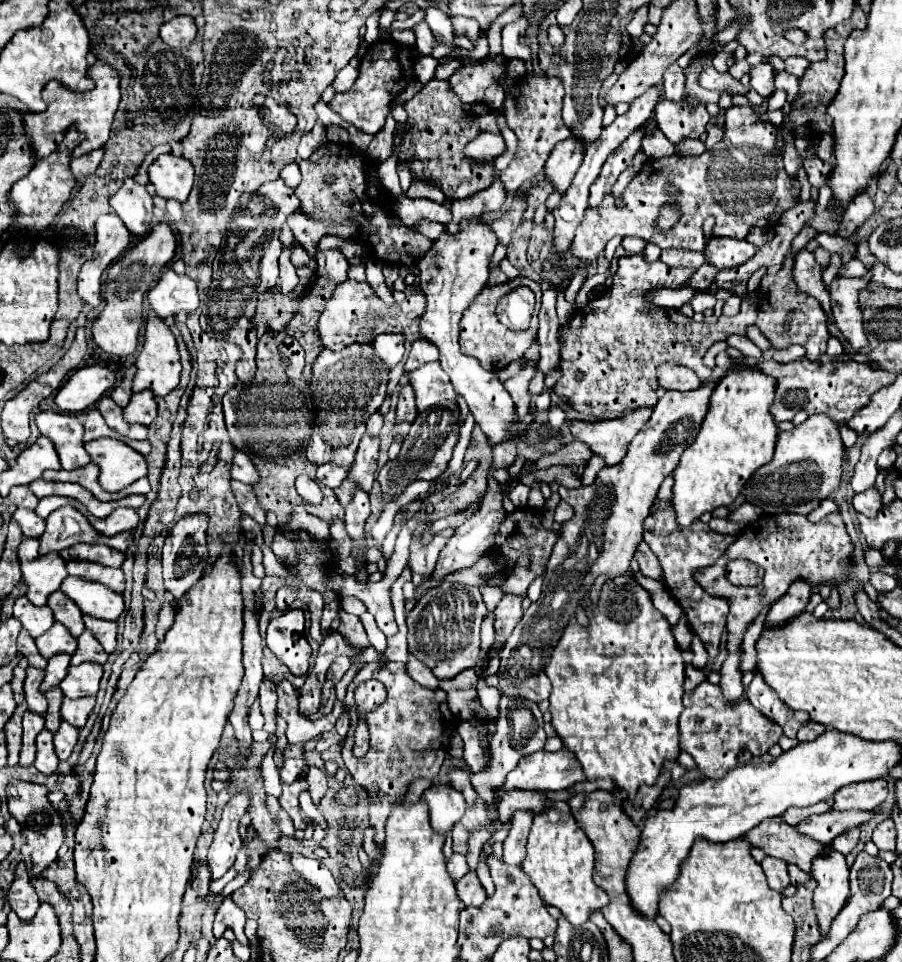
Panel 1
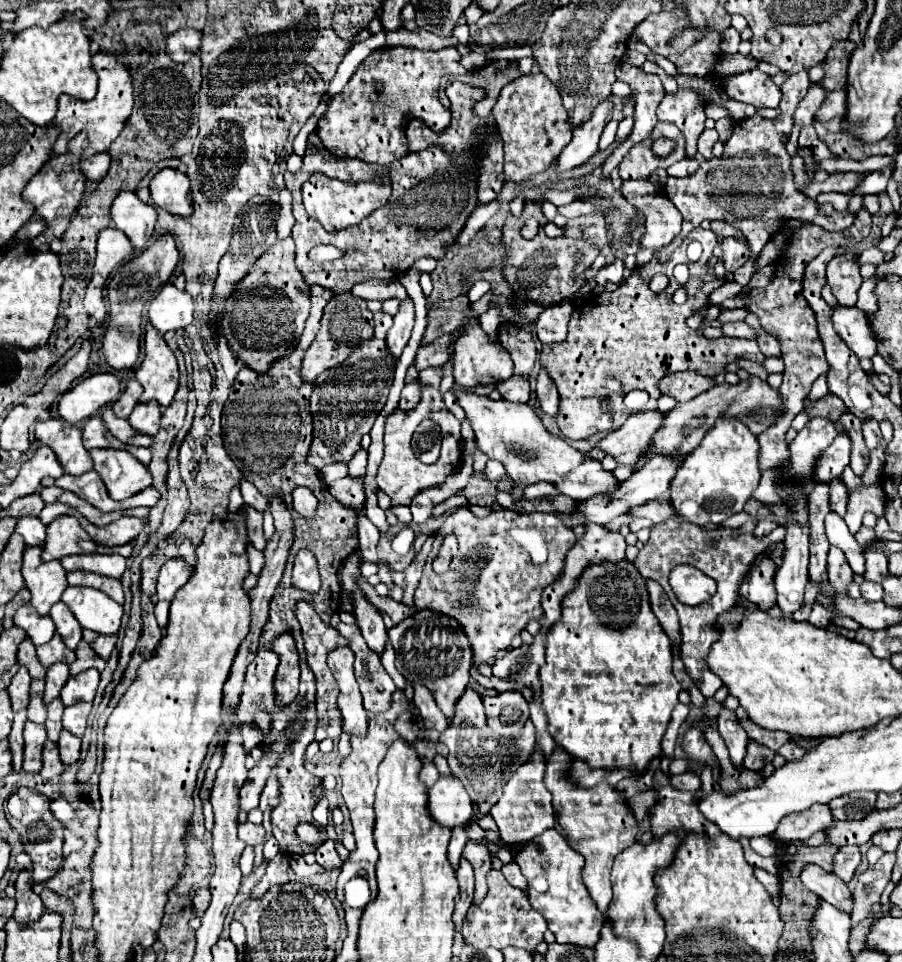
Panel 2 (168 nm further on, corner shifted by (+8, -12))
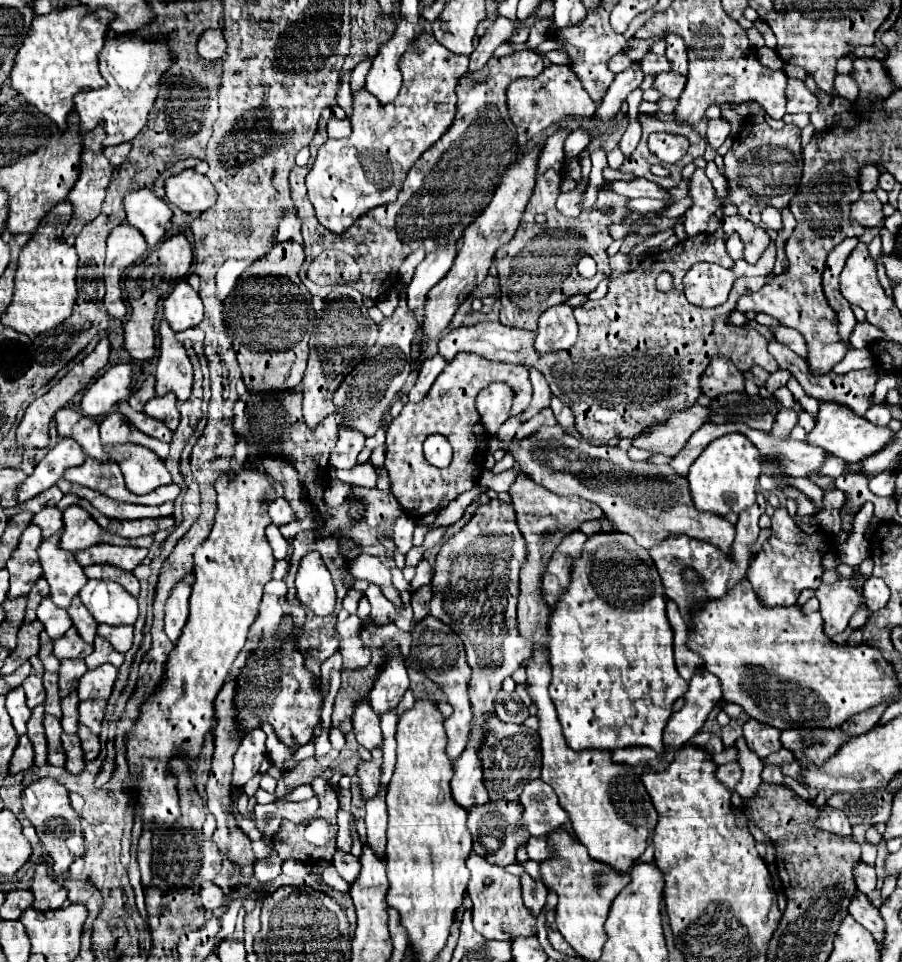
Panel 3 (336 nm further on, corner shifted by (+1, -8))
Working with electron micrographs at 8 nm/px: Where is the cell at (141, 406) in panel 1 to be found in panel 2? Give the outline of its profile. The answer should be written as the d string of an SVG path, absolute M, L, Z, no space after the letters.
M153 400L153 402L137 404L127 420L133 430L147 434L147 436L155 436L155 432L159 430L159 418L161 418L159 404Z

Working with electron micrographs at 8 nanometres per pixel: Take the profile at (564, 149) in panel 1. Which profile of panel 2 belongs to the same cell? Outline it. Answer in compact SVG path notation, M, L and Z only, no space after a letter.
M603 100L603 104L595 108L591 120L587 120L587 124L581 124L579 128L573 130L571 142L557 156L559 172L567 172L585 164L599 150L599 136L605 124L611 120L611 108L613 104L609 100Z

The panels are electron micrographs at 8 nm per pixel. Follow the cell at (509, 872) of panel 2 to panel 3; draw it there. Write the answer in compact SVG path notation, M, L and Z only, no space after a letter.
M524 874L520 878L522 882L522 894L524 894L524 906L534 914L538 916L546 904L546 886L542 882L536 882L532 880L528 874Z

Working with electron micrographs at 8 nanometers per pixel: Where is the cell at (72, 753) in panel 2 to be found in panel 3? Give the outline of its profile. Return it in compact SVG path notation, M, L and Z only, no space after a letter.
M80 724L80 730L78 730L78 736L82 740L82 750L84 750L86 760L98 758L98 754L100 754L100 738L96 734L92 734L90 728L86 728L82 724Z

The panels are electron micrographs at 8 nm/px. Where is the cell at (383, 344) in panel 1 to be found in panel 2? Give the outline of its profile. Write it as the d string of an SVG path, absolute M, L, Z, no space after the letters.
M407 300L401 304L401 310L395 314L395 322L387 332L387 338L385 338L387 356L391 356L395 360L401 356L403 348L407 346L407 342L411 338L411 330L413 330L413 322L415 322L413 318L415 318L413 302Z

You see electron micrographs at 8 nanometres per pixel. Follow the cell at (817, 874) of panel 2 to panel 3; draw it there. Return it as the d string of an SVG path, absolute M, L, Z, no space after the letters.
M858 892L850 904L850 914L852 918L862 924L866 930L870 930L870 934L874 936L876 942L884 942L884 920L878 912L878 908L874 908L870 904L870 900L866 898L866 894Z

